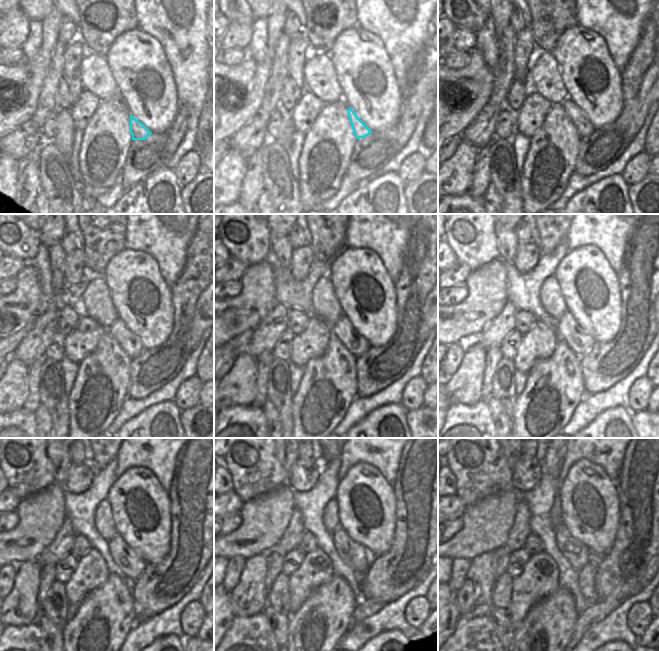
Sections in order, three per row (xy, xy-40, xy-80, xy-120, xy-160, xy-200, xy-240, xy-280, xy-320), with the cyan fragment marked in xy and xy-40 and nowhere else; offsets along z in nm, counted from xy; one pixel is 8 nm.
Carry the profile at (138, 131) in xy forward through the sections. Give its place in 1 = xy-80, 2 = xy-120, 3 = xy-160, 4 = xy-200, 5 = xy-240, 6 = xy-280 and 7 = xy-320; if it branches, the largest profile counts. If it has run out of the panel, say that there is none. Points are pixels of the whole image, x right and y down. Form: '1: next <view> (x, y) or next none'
1: next xy-80 (582, 124)
2: next xy-120 (129, 342)
3: next xy-160 (355, 343)
4: next xy-200 (568, 330)
5: next xy-240 (128, 560)
6: next xy-280 (354, 555)
7: next xy-320 (578, 555)

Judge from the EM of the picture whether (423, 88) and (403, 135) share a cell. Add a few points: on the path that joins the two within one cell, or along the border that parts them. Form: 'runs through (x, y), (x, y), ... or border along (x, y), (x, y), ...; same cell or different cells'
runs through (417, 100), (412, 106), (407, 123); same cell

